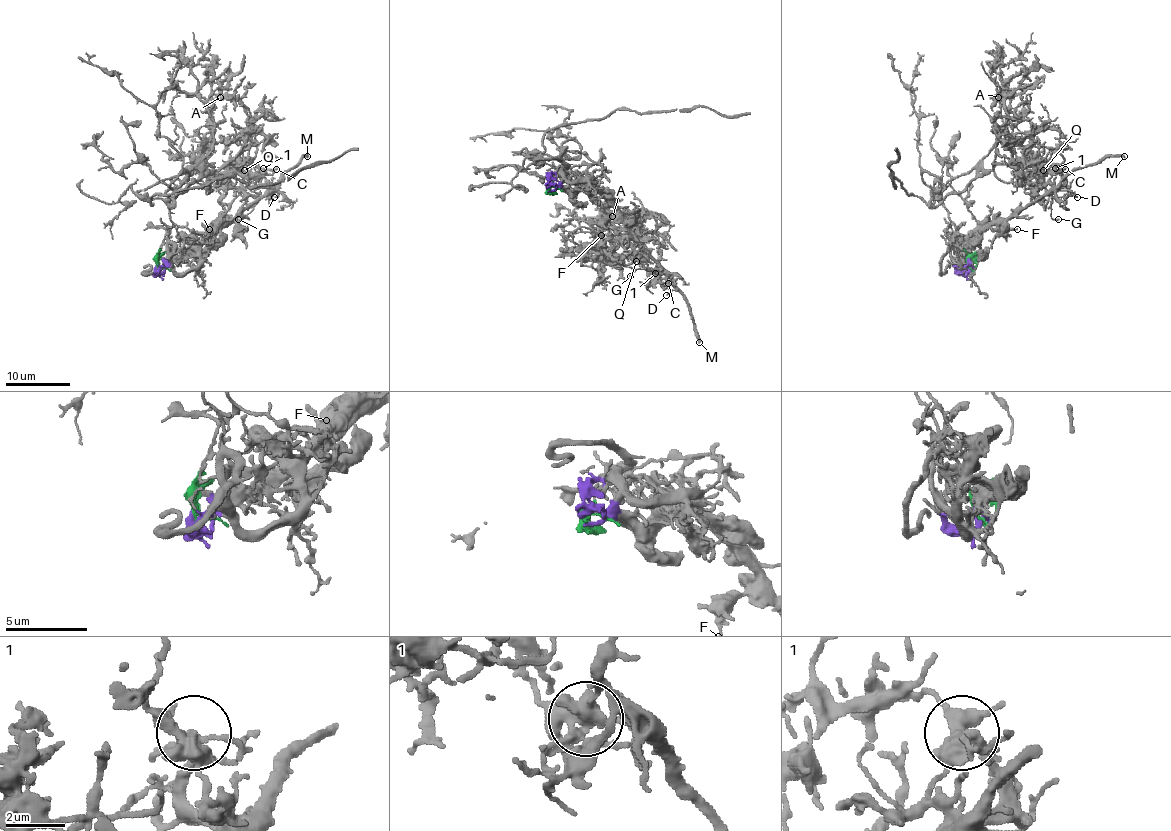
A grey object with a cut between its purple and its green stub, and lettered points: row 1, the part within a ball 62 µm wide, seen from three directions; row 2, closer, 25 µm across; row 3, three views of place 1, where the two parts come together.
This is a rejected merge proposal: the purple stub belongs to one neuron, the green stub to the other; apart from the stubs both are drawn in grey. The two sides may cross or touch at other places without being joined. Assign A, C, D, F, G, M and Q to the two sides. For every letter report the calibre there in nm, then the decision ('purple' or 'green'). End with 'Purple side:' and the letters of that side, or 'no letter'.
A: 340 nm thick; green
C: 170 nm thick; green
D: 160 nm thick; purple
F: 190 nm thick; purple
G: 180 nm thick; purple
M: 340 nm thick; purple
Q: 180 nm thick; green
Purple side: D, F, G, M

